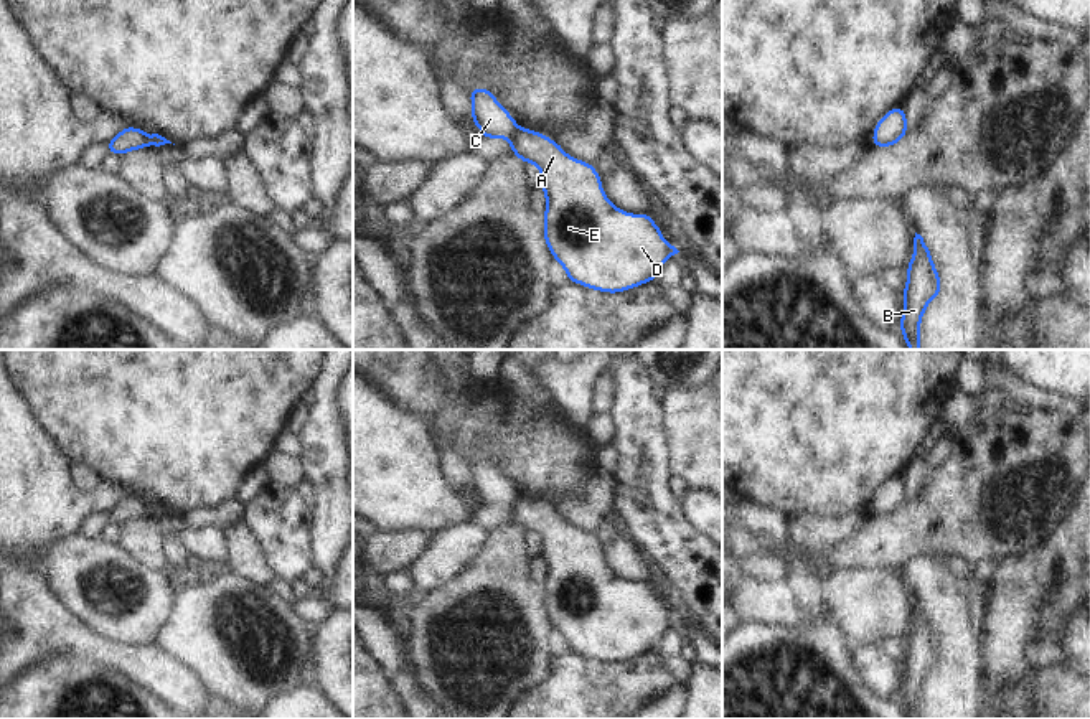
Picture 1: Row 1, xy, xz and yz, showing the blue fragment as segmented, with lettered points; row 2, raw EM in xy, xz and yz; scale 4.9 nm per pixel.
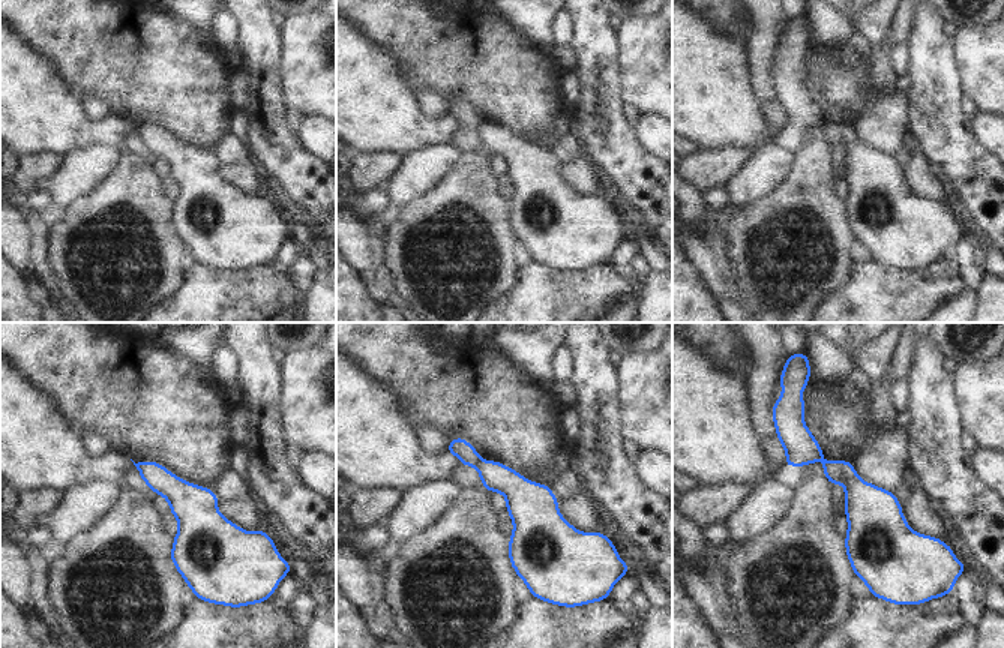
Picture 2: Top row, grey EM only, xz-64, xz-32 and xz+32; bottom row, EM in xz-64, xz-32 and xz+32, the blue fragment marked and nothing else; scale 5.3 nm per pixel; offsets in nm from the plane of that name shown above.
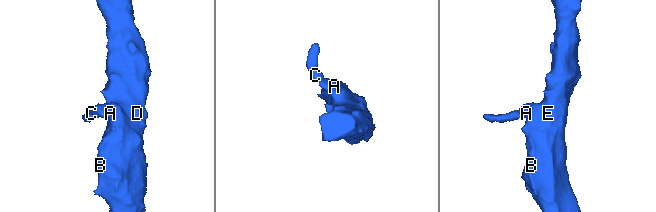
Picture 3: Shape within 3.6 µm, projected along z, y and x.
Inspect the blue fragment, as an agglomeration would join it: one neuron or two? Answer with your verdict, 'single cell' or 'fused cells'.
fused cells

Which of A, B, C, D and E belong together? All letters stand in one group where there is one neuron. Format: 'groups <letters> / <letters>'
groups A B D E / C

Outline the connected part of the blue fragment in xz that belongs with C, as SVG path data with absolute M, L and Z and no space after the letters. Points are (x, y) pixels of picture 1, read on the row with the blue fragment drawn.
M475 87L470 91L472 122L480 129L485 139L513 139L519 132L519 125L513 115L496 101L488 87Z

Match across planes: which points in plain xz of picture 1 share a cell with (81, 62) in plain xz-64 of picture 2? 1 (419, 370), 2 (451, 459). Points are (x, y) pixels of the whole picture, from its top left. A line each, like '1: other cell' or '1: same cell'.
1: same cell
2: other cell

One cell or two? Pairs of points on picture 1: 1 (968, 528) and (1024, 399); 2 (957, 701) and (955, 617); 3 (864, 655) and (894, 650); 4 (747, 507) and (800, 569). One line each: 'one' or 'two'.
1: two
2: one
3: two
4: one

